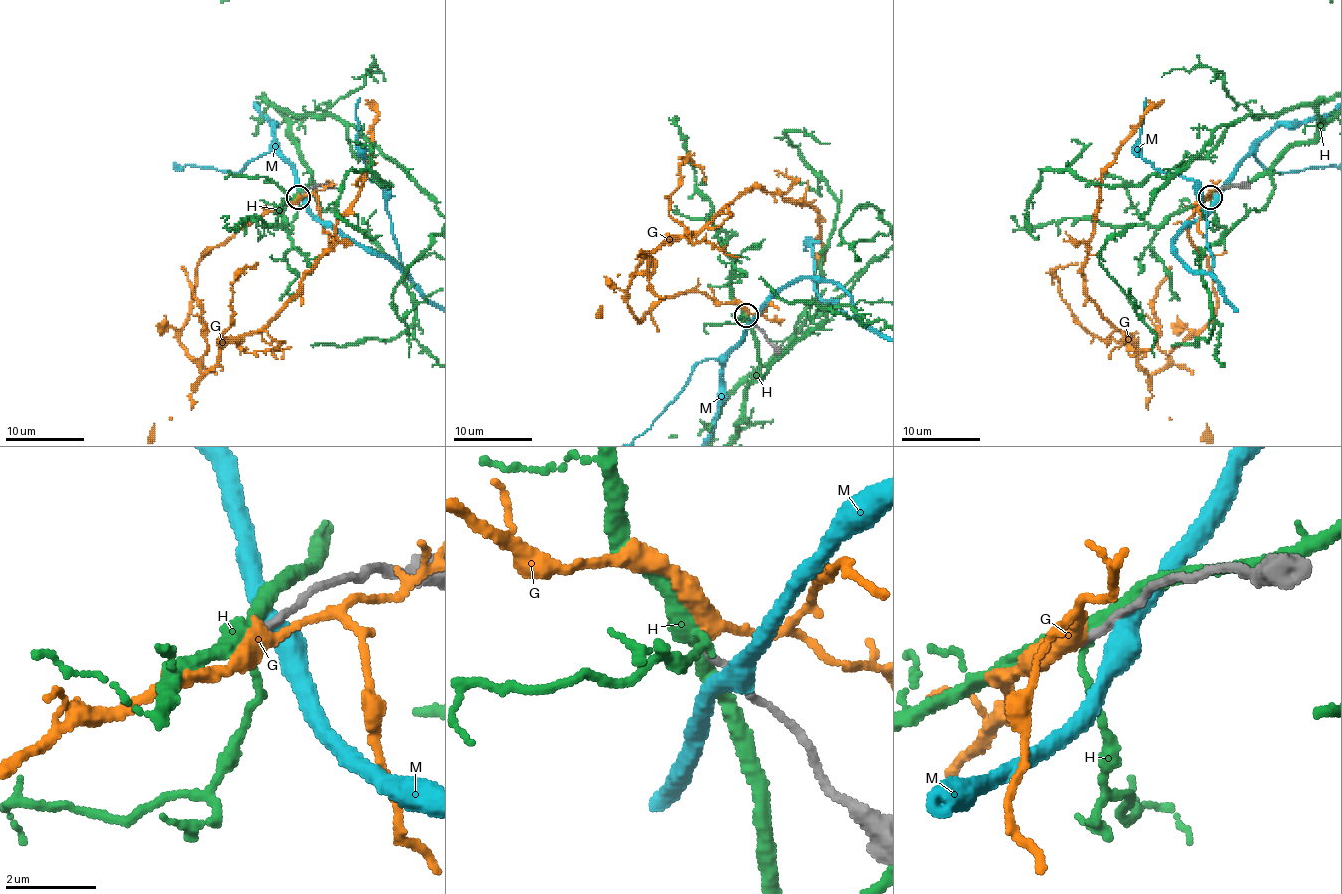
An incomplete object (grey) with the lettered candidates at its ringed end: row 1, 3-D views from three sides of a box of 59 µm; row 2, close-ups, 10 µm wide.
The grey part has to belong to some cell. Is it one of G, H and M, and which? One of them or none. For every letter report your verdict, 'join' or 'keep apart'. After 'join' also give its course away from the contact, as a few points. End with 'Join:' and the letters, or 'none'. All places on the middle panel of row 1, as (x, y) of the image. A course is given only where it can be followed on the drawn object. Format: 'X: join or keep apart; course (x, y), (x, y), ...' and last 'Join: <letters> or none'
G: keep apart
H: keep apart
M: keep apart
Join: none

